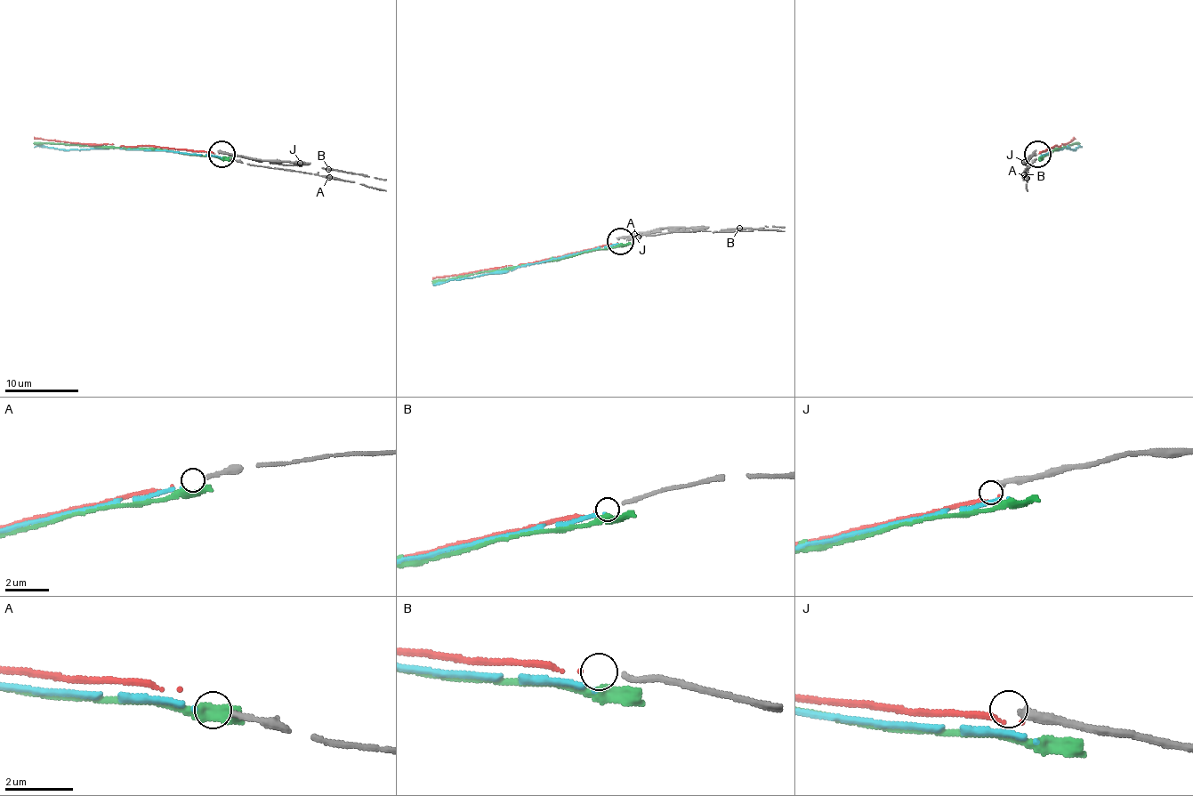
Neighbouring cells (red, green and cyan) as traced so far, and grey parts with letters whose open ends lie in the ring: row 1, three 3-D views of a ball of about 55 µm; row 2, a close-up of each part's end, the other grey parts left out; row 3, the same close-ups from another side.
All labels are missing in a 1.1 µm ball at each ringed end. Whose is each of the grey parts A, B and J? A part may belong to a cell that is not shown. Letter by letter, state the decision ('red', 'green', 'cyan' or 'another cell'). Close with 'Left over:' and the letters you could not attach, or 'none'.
A: another cell
B: red
J: another cell
Left over: A, J

